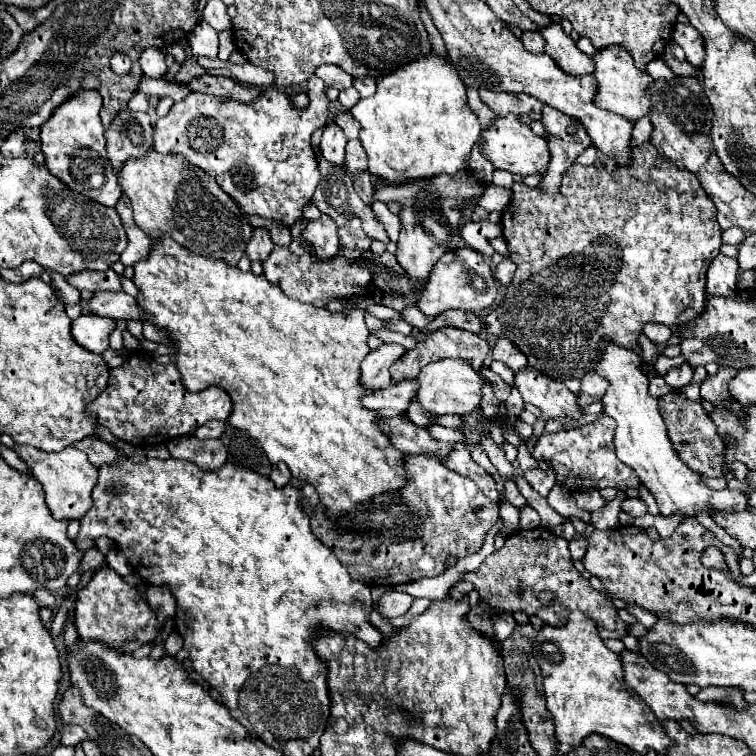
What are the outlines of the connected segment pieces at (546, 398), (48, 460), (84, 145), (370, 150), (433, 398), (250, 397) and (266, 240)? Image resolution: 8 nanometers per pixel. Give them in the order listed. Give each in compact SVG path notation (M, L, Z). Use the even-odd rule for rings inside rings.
M521 368L515 374L515 386L521 392L521 398L529 404L535 404L543 410L539 422L551 418L577 418L577 396L559 380L543 376L533 368Z
M17 444L15 454L25 460L33 478L41 484L45 492L47 506L55 518L83 518L83 514L93 506L91 490L97 484L97 468L87 460L87 454L69 446L59 452L39 452L39 448L27 448Z
M79 90L75 96L69 96L41 126L41 150L45 154L47 168L59 176L69 188L81 192L83 196L97 200L105 206L115 206L121 196L121 188L117 184L117 174L111 168L111 162L105 154L105 138L101 128L101 96L99 92ZM101 174L103 182L99 186L91 184L91 176Z
M431 50L427 56L419 56L419 60L413 60L411 64L405 64L405 68L397 68L395 72L389 72L387 76L381 76L377 80L377 92L371 96L371 98L361 98L351 110L351 116L361 124L361 132L359 132L359 140L369 156L369 172L377 178L383 178L387 182L393 182L393 184L401 184L401 182L407 182L407 180L415 180L415 178L427 178L427 176L437 176L437 174L455 174L457 170L465 168L469 164L469 154L471 154L471 148L473 144L479 140L481 136L481 128L479 128L479 122L477 122L477 114L469 108L467 104L467 84L459 78L459 74L455 72L455 66L445 60L443 56L439 56L435 50Z
M447 358L431 362L415 378L419 384L417 400L431 414L469 414L481 402L481 380L467 360Z
M163 236L163 240L153 240L151 252L147 254L147 258L133 264L133 270L135 270L133 282L135 282L137 290L141 292L137 296L137 304L139 304L139 308L143 308L143 312L147 312L147 322L153 322L157 328L167 332L169 346L175 348L175 366L181 374L181 384L189 392L199 392L209 386L221 386L231 396L231 402L233 402L233 412L227 422L239 430L247 430L255 440L259 440L259 444L263 446L271 464L285 462L289 466L293 478L313 484L321 498L321 504L325 504L325 508L329 510L331 516L339 516L339 512L347 512L347 510L355 508L357 502L361 502L367 508L375 496L379 496L383 492L399 490L405 484L407 474L403 470L403 454L389 444L389 438L383 432L377 430L375 422L379 420L379 416L375 416L371 410L365 410L359 404L359 398L365 392L369 392L367 388L363 388L359 384L359 364L363 362L363 358L369 352L369 346L367 346L369 332L365 326L363 310L353 308L353 316L351 314L343 316L343 312L329 312L327 308L315 308L313 304L303 304L299 300L289 298L281 290L279 284L271 284L265 276L255 276L251 270L243 272L237 266L229 266L225 260L211 260L211 258L197 256L191 250L175 244L175 240L171 240L171 236Z
M253 228L253 236L251 236L249 244L247 244L247 256L249 256L251 260L263 262L263 260L271 254L273 246L275 246L275 244L273 244L271 234L269 234L267 228Z

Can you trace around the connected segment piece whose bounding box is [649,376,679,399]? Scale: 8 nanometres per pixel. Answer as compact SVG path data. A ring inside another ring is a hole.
M650 376L649 379L649 393L656 399L659 399L669 392L678 392L679 389L669 386L663 376Z

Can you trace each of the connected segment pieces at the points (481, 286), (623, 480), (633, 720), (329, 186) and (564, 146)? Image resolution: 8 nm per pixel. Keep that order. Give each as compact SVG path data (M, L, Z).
M467 246L455 248L455 252L443 254L439 258L439 264L435 264L435 268L431 270L431 276L427 278L427 284L423 284L423 288L411 288L411 280L407 280L407 284L409 284L409 292L415 292L415 296L419 296L415 304L427 318L433 318L439 312L451 310L451 308L481 312L489 308L497 296L497 282L491 274L489 264L479 252Z
M601 414L597 420L581 426L581 428L561 430L555 434L543 434L535 446L533 456L537 460L549 460L557 474L557 484L561 484L569 490L637 488L639 478L635 476L635 472L631 472L631 468L627 468L615 456L613 432L615 432L615 420L611 420L611 416L607 416L607 414Z
M571 612L563 626L545 624L537 632L531 652L543 672L543 692L545 692L545 700L547 700L547 710L553 714L553 720L555 720L557 742L577 748L587 734L597 732L597 734L607 736L619 744L625 744L631 750L641 752L641 754L645 754L649 748L653 748L659 754L665 754L667 748L673 744L671 738L667 736L667 732L661 728L659 718L653 712L649 712L649 716L647 716L647 712L645 712L647 708L645 708L643 700L635 692L631 692L631 688L627 688L627 684L623 680L623 668L621 668L619 656L603 644L603 640L597 634L595 622L591 618L587 618L583 612Z
M339 168L337 174L333 172L331 180L321 180L319 182L319 186L313 194L313 204L321 212L329 214L337 222L337 226L347 224L351 218L359 218L363 222L363 228L365 228L367 236L377 238L385 244L389 242L387 232L375 220L375 214L371 212L371 208L357 196L357 192L353 188L353 182L343 168Z
M545 104L541 108L541 114L541 122L547 128L551 148L551 168L547 168L547 176L543 176L543 180L539 182L539 190L557 196L561 174L575 162L575 158L585 148L593 144L583 124L579 124L579 120L575 120L573 116L567 116L557 108L547 108Z

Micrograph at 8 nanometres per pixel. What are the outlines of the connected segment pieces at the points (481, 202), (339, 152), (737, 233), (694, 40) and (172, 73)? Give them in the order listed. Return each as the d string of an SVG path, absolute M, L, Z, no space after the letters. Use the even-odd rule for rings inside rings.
M489 184L485 194L475 200L475 206L483 206L487 212L493 212L493 210L503 212L507 208L507 204L509 204L509 198L511 198L511 190Z
M329 120L329 124L325 126L325 132L323 132L323 138L321 138L321 156L325 160L329 160L331 164L343 166L345 144L347 144L347 138L345 138L343 130L335 124L335 120Z
M731 227L722 232L722 242L738 246L745 238L745 233L739 227Z
M675 24L673 28L673 40L685 50L687 60L699 68L703 64L703 36L697 28L691 24Z
M187 58L185 62L175 62L169 70L167 70L167 80L173 80L177 84L181 82L189 82L195 76L205 74L205 68L195 60L195 58Z

